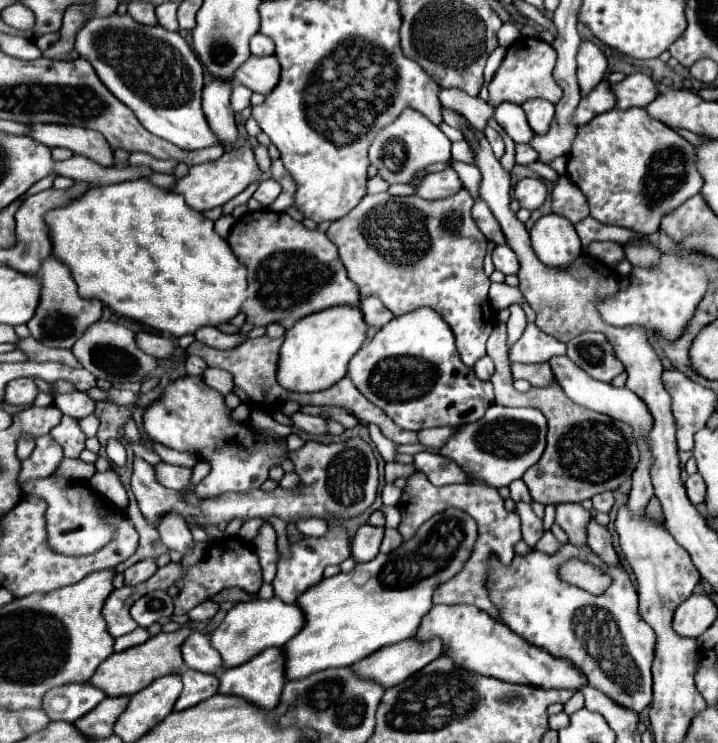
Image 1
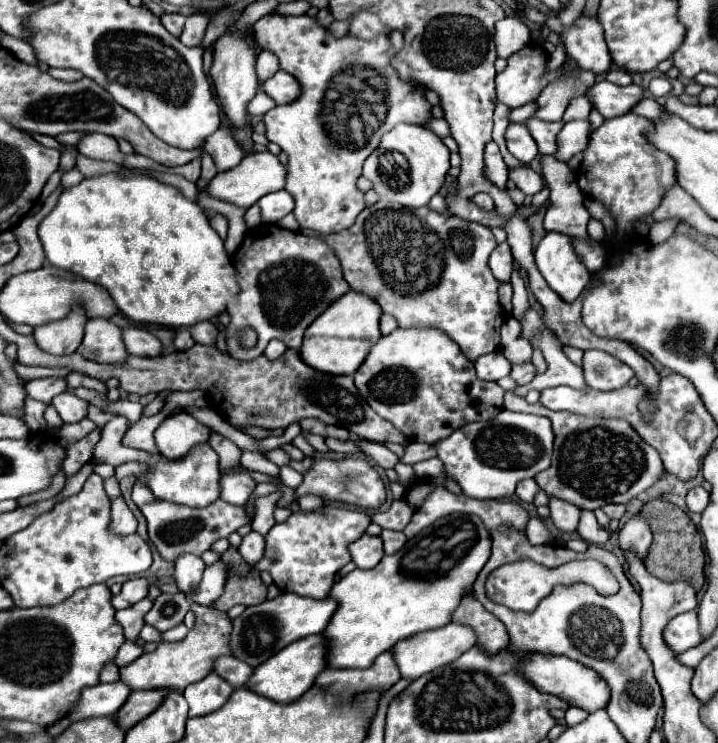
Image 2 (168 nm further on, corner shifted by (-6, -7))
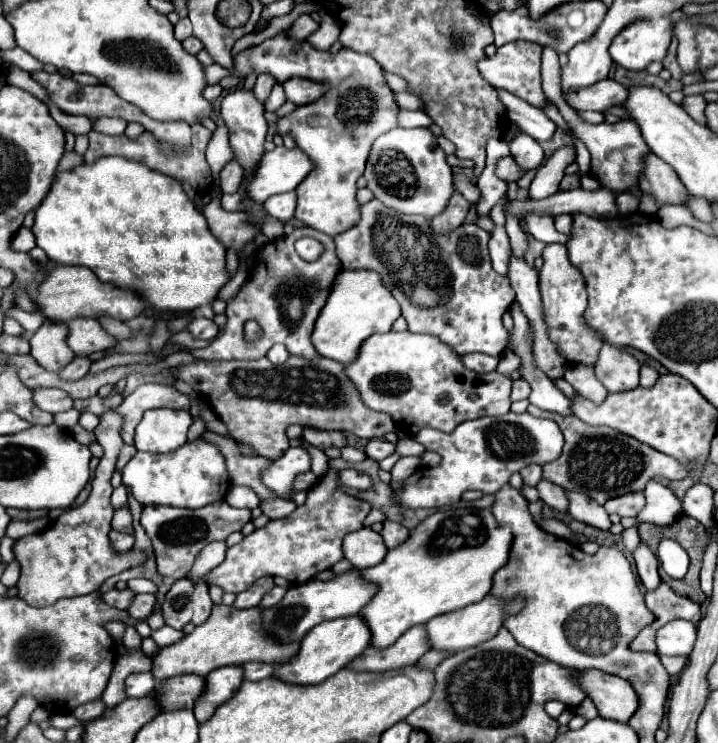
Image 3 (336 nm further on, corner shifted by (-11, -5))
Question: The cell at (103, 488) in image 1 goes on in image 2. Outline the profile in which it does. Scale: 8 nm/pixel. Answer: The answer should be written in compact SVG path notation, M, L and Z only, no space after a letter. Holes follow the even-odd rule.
M115 497L111 501L111 531L119 535L129 535L135 533L137 529L137 519L123 501L123 497Z

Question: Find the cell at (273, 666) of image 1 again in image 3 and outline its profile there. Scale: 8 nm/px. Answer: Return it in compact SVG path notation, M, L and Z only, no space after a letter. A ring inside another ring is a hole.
M350 615L350 617L320 623L302 639L302 647L298 655L290 663L280 665L274 677L290 681L294 685L318 685L328 677L332 677L334 673L338 673L342 667L346 667L354 657L358 657L368 647L370 637L372 637L370 629L360 615Z

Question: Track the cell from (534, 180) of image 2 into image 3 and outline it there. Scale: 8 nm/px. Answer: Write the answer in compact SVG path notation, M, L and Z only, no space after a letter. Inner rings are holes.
M508 155L508 157L498 159L498 163L496 163L496 175L500 179L504 179L504 181L518 181L524 175L524 171L520 171L516 167L516 161Z

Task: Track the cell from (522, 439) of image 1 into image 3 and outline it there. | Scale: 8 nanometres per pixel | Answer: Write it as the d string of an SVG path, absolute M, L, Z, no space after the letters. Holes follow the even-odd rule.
M506 413L500 417L480 417L474 421L464 421L460 423L452 433L444 433L444 431L436 431L436 429L424 428L415 435L415 439L425 446L426 450L436 451L440 453L442 461L438 467L420 467L418 469L418 477L410 477L402 483L402 489L396 493L396 501L398 505L406 507L406 509L440 509L444 505L452 505L458 503L462 499L464 491L476 489L482 493L496 493L504 483L508 483L510 475L520 471L526 465L538 463L550 463L552 459L558 459L562 453L562 445L564 445L564 437L558 429L558 425L550 419L536 419L530 413Z

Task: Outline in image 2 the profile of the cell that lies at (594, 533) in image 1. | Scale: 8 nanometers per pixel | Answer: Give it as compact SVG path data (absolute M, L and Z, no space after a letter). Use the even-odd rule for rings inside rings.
M583 511L583 517L579 521L577 533L581 535L581 539L585 539L587 543L593 543L593 545L605 545L609 541L607 529L597 523L593 511Z

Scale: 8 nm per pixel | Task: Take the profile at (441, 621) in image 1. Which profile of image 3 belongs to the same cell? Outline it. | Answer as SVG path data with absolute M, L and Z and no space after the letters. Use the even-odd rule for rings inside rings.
M580 671L578 683L598 707L600 717L628 723L638 709L638 695L634 687L622 677L608 675L602 671Z

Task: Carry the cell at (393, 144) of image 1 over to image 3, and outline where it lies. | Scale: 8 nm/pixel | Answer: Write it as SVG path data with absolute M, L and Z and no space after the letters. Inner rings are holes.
M392 129L380 135L370 149L366 163L366 185L378 201L404 215L422 215L432 219L440 215L454 193L452 167L446 163L444 151L428 129Z

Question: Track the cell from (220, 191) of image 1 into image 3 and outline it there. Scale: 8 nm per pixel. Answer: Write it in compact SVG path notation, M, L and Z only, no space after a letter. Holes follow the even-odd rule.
M276 147L274 151L264 153L256 175L252 175L252 179L246 179L242 189L256 203L264 203L272 195L294 191L312 169L314 161L298 147Z

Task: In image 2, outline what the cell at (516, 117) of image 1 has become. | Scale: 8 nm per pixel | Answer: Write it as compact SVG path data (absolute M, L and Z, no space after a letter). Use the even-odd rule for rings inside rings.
M509 123L505 131L507 149L521 161L531 163L537 157L537 145L525 123Z

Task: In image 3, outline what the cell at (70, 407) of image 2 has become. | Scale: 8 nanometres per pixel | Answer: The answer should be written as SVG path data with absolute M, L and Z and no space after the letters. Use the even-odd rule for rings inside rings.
M38 387L32 389L32 401L48 413L60 413L60 411L68 411L72 409L72 399L68 399L68 395L64 395L64 391L60 389L46 389L46 387Z

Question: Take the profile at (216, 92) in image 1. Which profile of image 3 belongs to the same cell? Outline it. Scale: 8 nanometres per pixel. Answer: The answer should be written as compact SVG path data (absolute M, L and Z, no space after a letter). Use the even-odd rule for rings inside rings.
M230 161L220 173L222 193L238 193L242 181L244 181L244 169L236 161Z

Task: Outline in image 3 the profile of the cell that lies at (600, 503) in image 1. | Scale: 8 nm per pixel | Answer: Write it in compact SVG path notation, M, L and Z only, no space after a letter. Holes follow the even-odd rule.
M636 491L636 493L626 493L626 495L620 495L620 497L608 499L604 503L604 509L608 513L616 513L620 517L636 517L642 511L644 505L646 505L644 493Z

